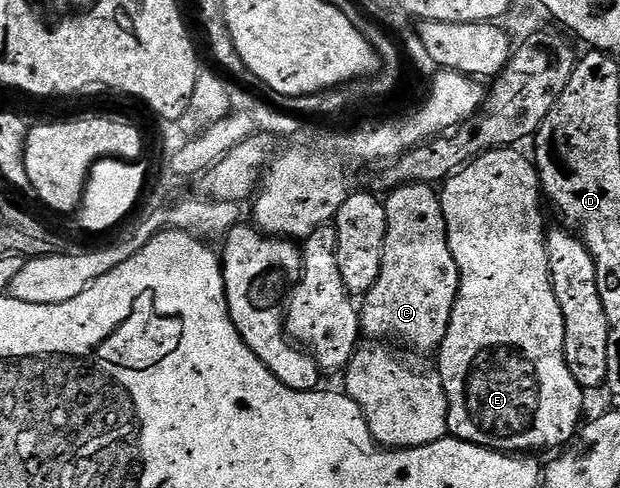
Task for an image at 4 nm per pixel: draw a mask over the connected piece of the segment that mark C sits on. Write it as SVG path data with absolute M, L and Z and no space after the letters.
M410 182L390 191L386 199L387 235L385 248L381 256L381 276L377 276L377 284L365 295L359 311L359 325L362 333L371 340L391 340L396 338L415 350L438 351L445 340L445 332L449 328L449 320L453 316L453 304L459 291L459 273L453 260L453 252L449 252L447 229L443 219L443 209L439 203L439 194L430 185Z

